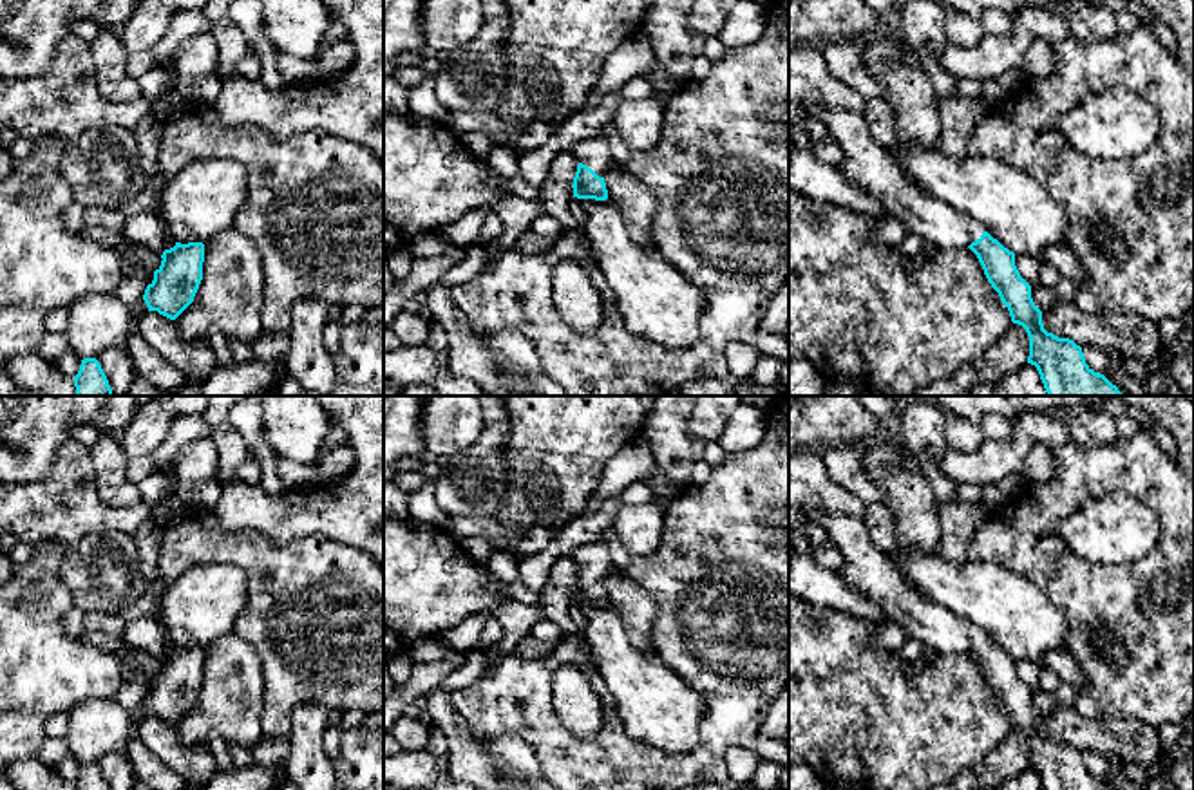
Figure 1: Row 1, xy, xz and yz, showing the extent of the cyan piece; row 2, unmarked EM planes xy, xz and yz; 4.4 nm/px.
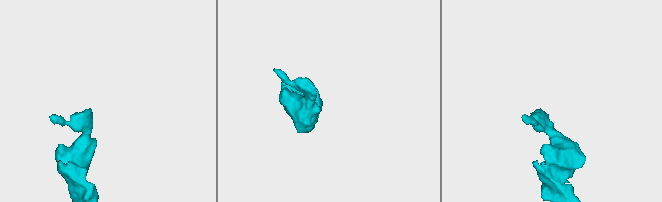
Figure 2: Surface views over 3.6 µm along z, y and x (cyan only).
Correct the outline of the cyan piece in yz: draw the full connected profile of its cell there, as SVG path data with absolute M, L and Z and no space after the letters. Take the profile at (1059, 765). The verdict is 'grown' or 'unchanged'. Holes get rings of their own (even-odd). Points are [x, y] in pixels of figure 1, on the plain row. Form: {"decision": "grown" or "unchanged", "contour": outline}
{"decision": "grown", "contour": "M816 508L800 512L820 526L841 553L838 575L850 591L876 602L888 622L897 624L908 638L932 645L939 654L970 653L977 660L1011 727L1026 734L1028 768L1037 772L1044 790L1113 790L1085 768L1080 750L1044 734L1042 716L1015 671L1015 658L975 625L914 589L892 566L888 553L872 542L863 521L845 513L821 513Z"}

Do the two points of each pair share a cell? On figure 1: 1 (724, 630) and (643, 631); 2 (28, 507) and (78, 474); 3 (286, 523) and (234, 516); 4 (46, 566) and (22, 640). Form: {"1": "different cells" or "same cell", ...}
{"1": "different cells", "2": "same cell", "3": "same cell", "4": "same cell"}

